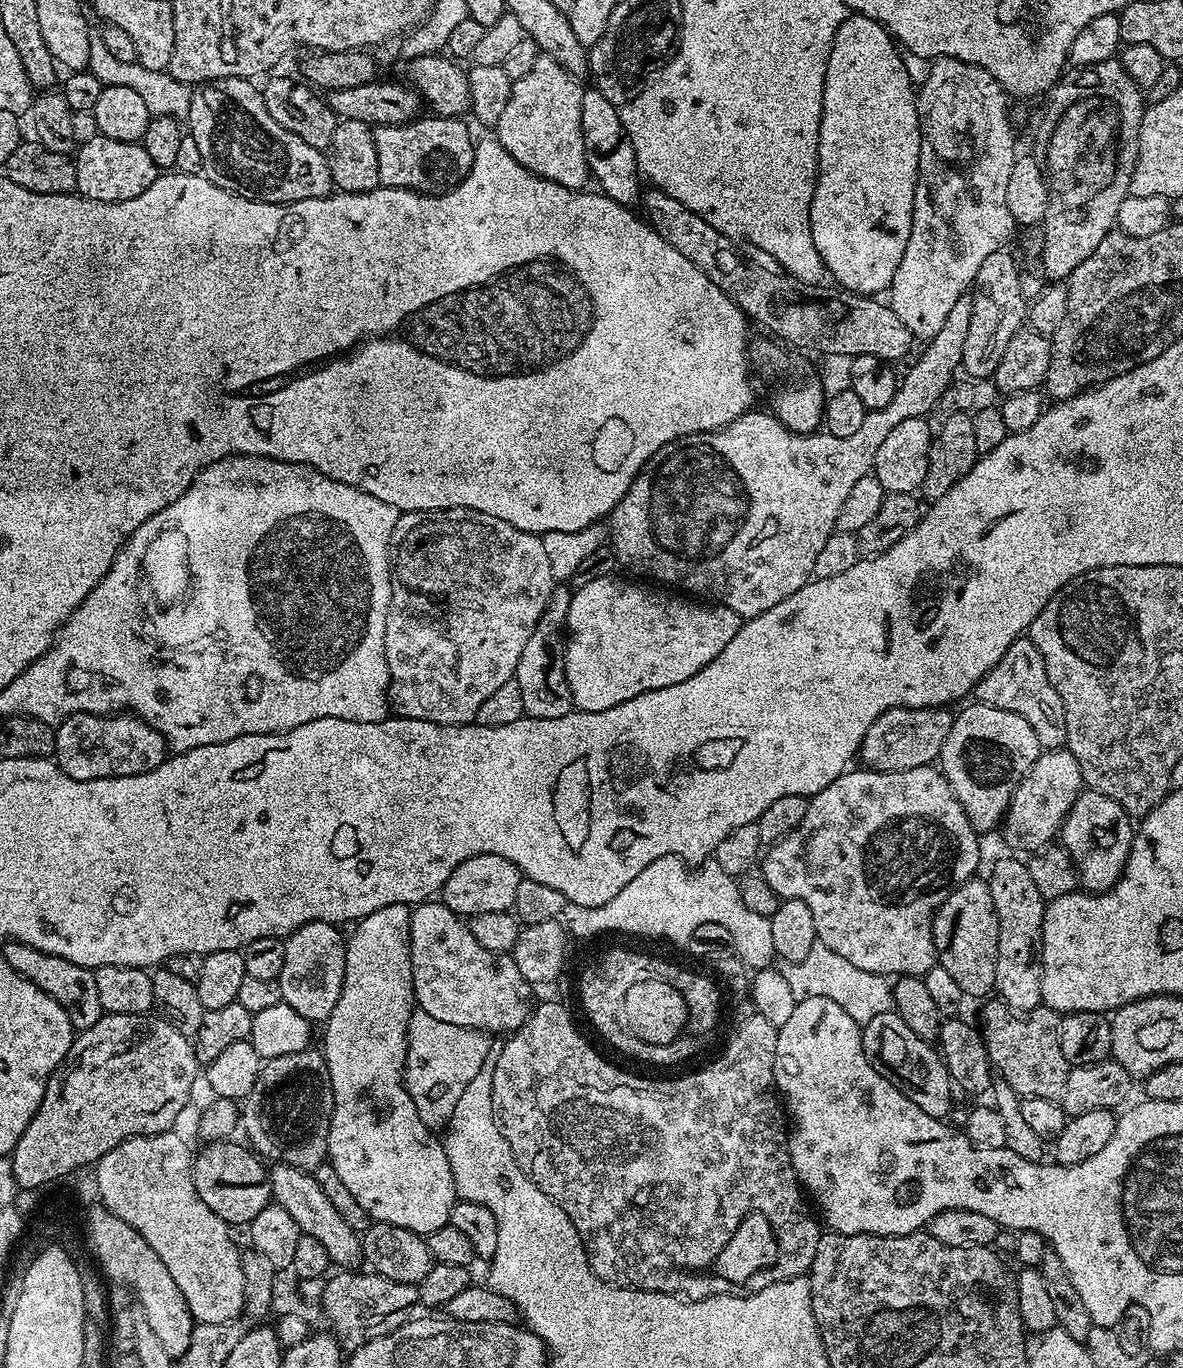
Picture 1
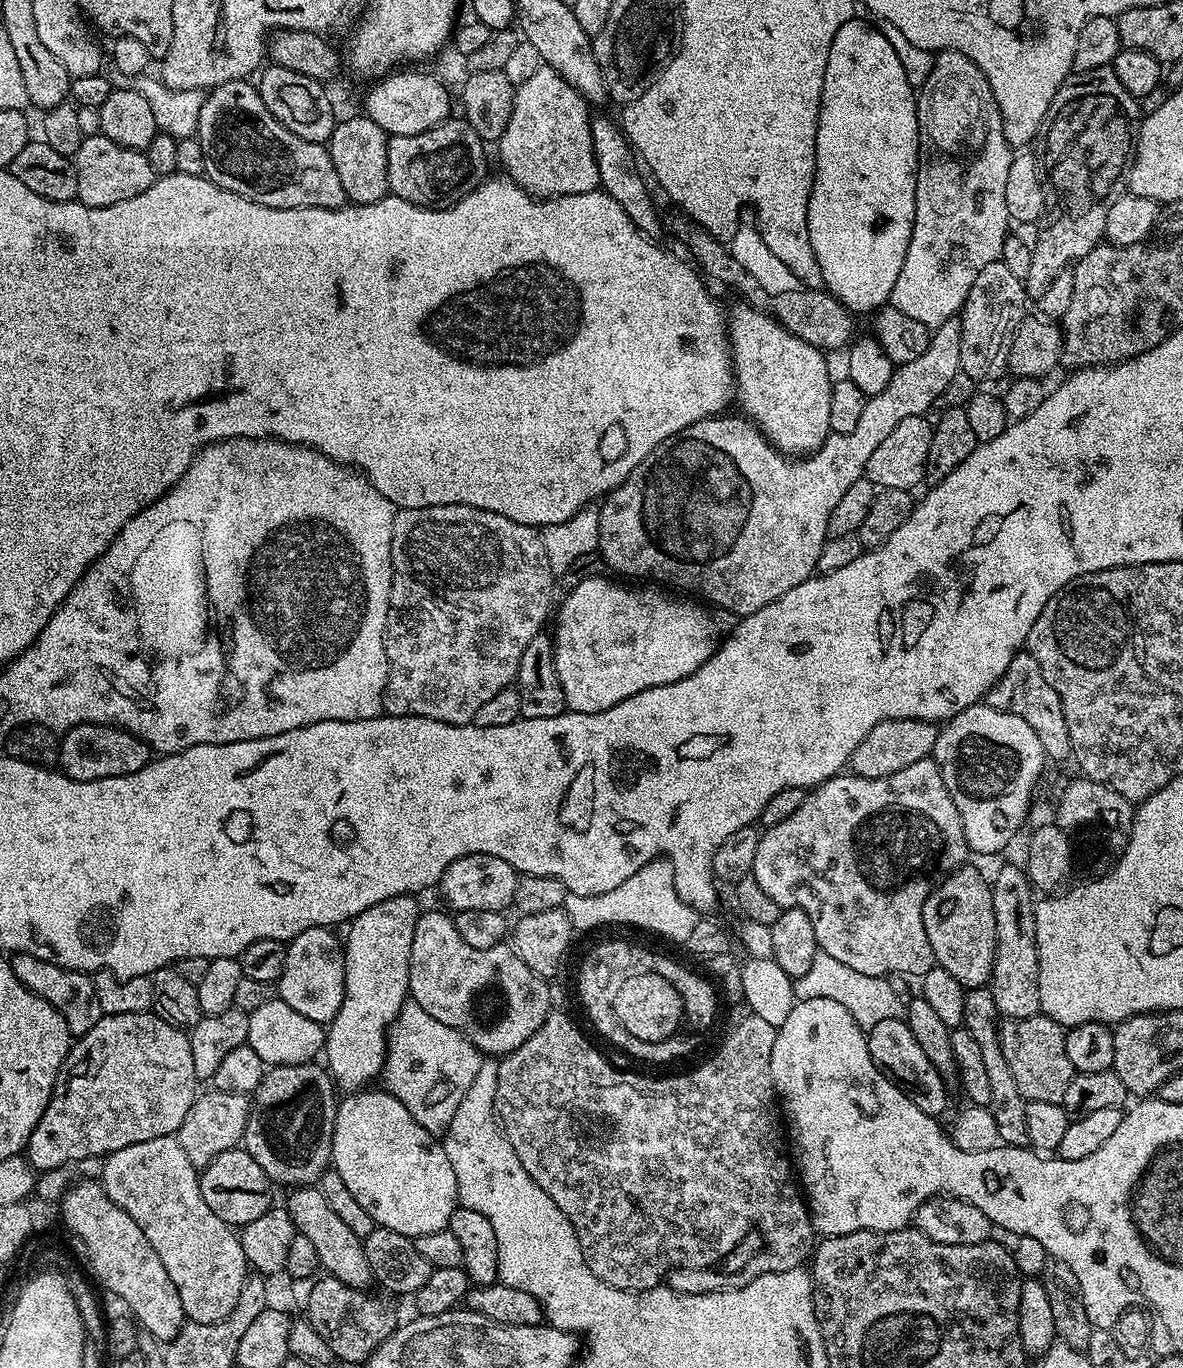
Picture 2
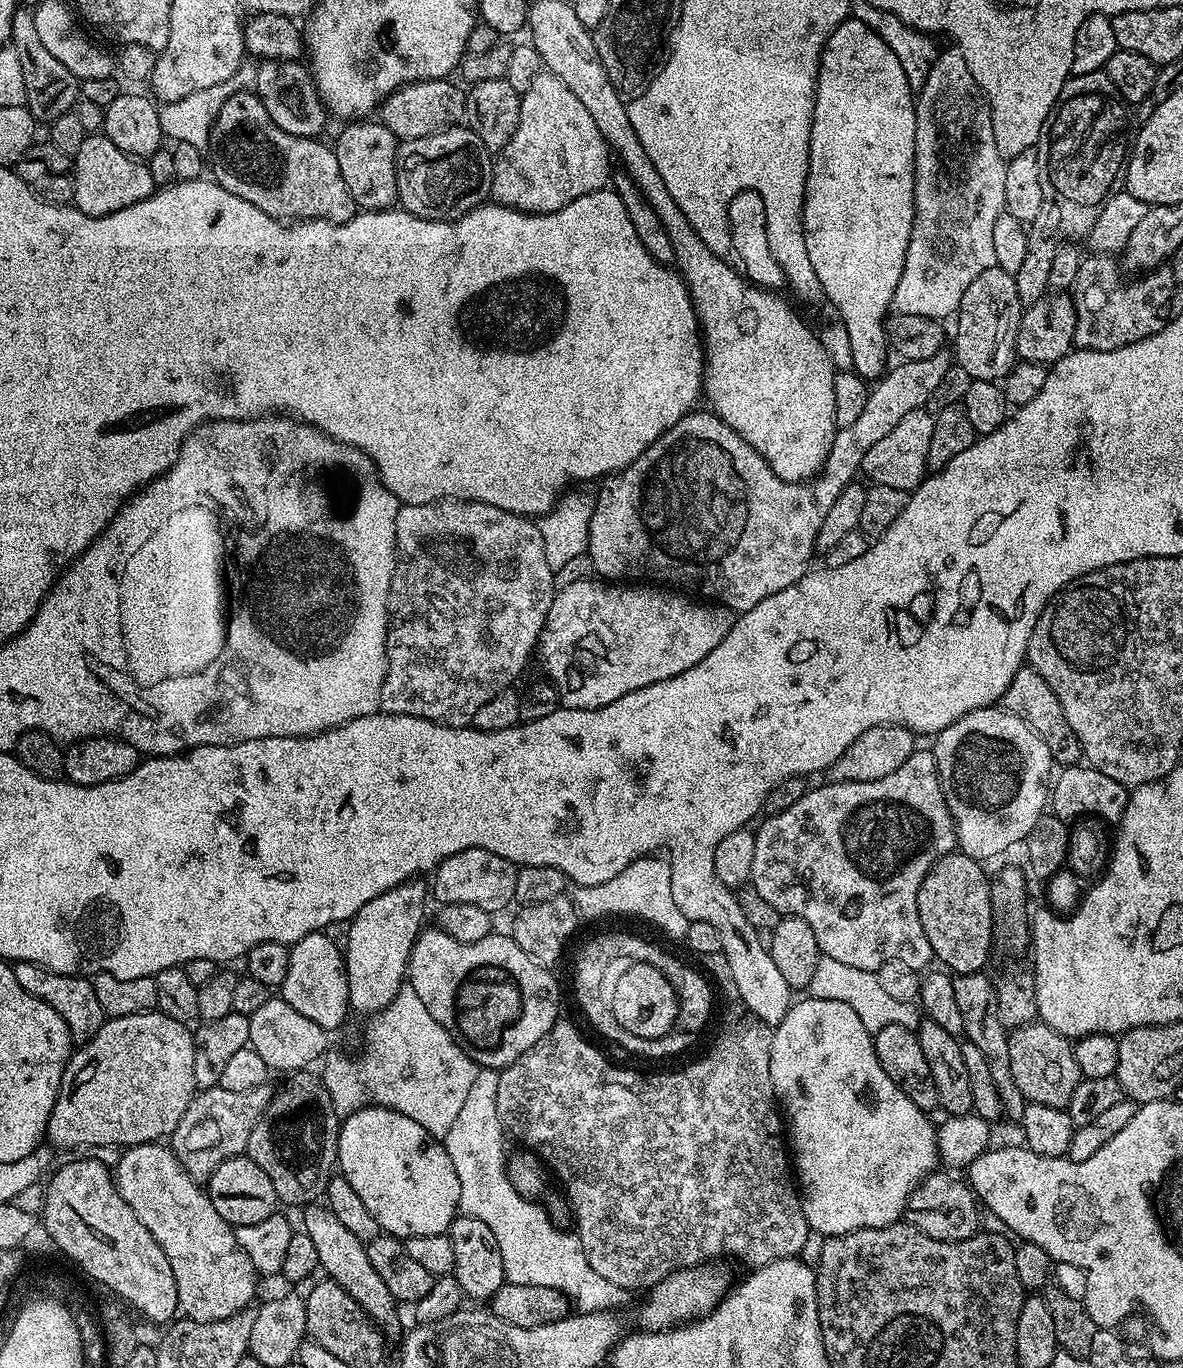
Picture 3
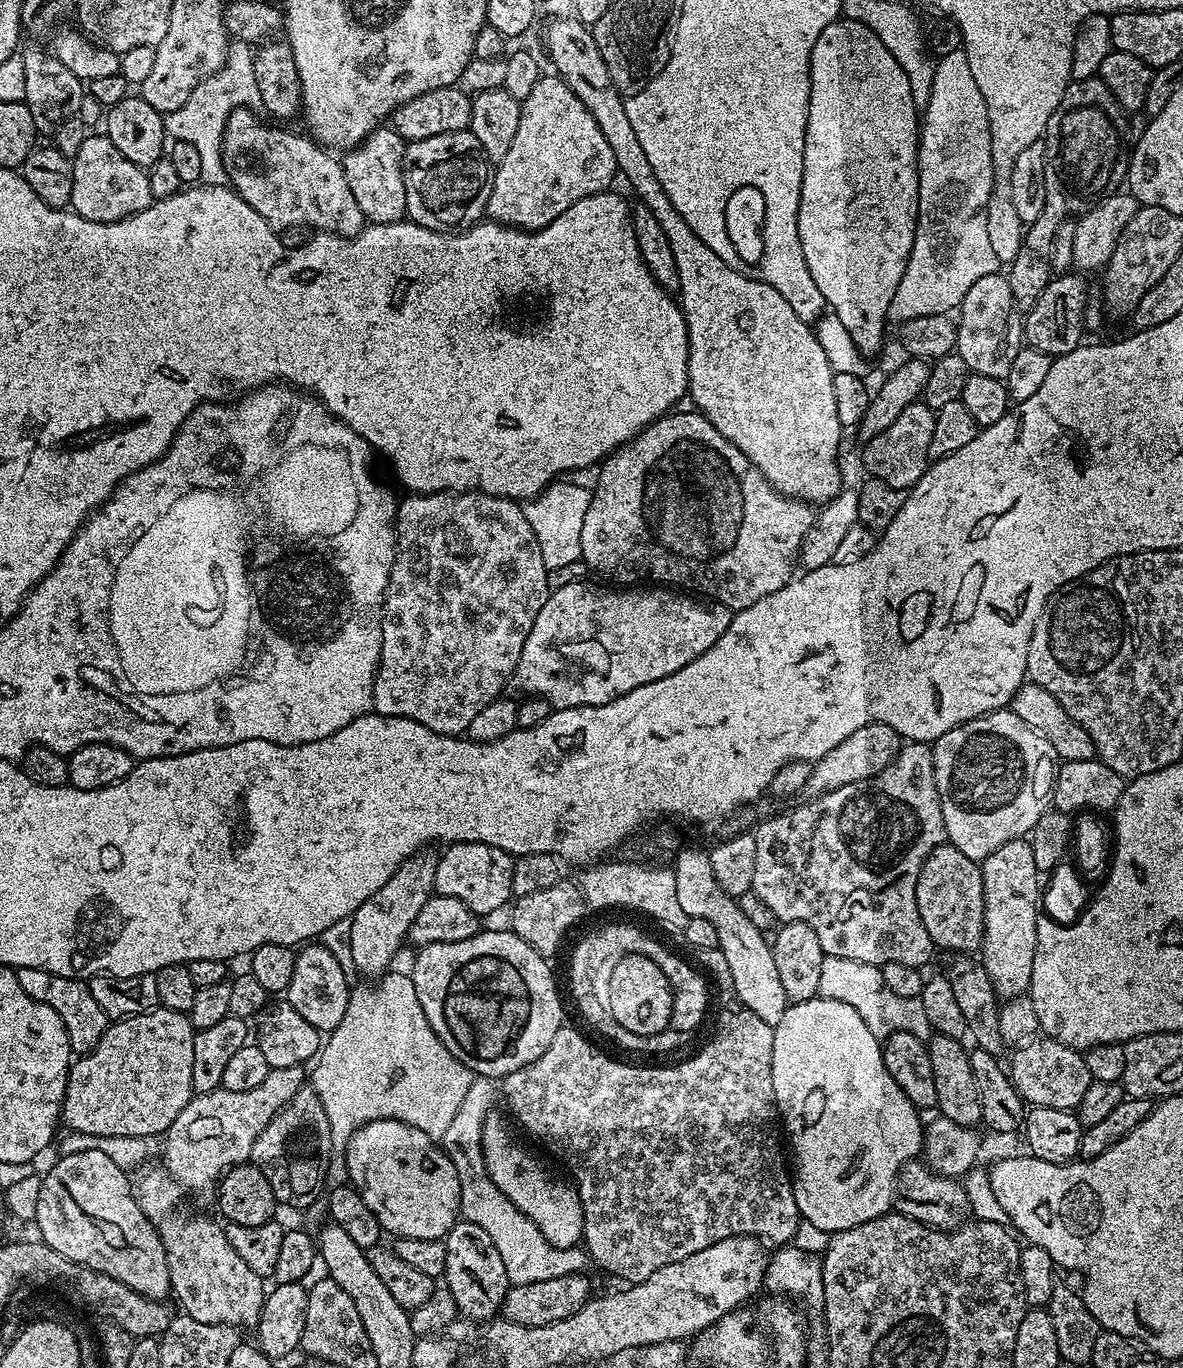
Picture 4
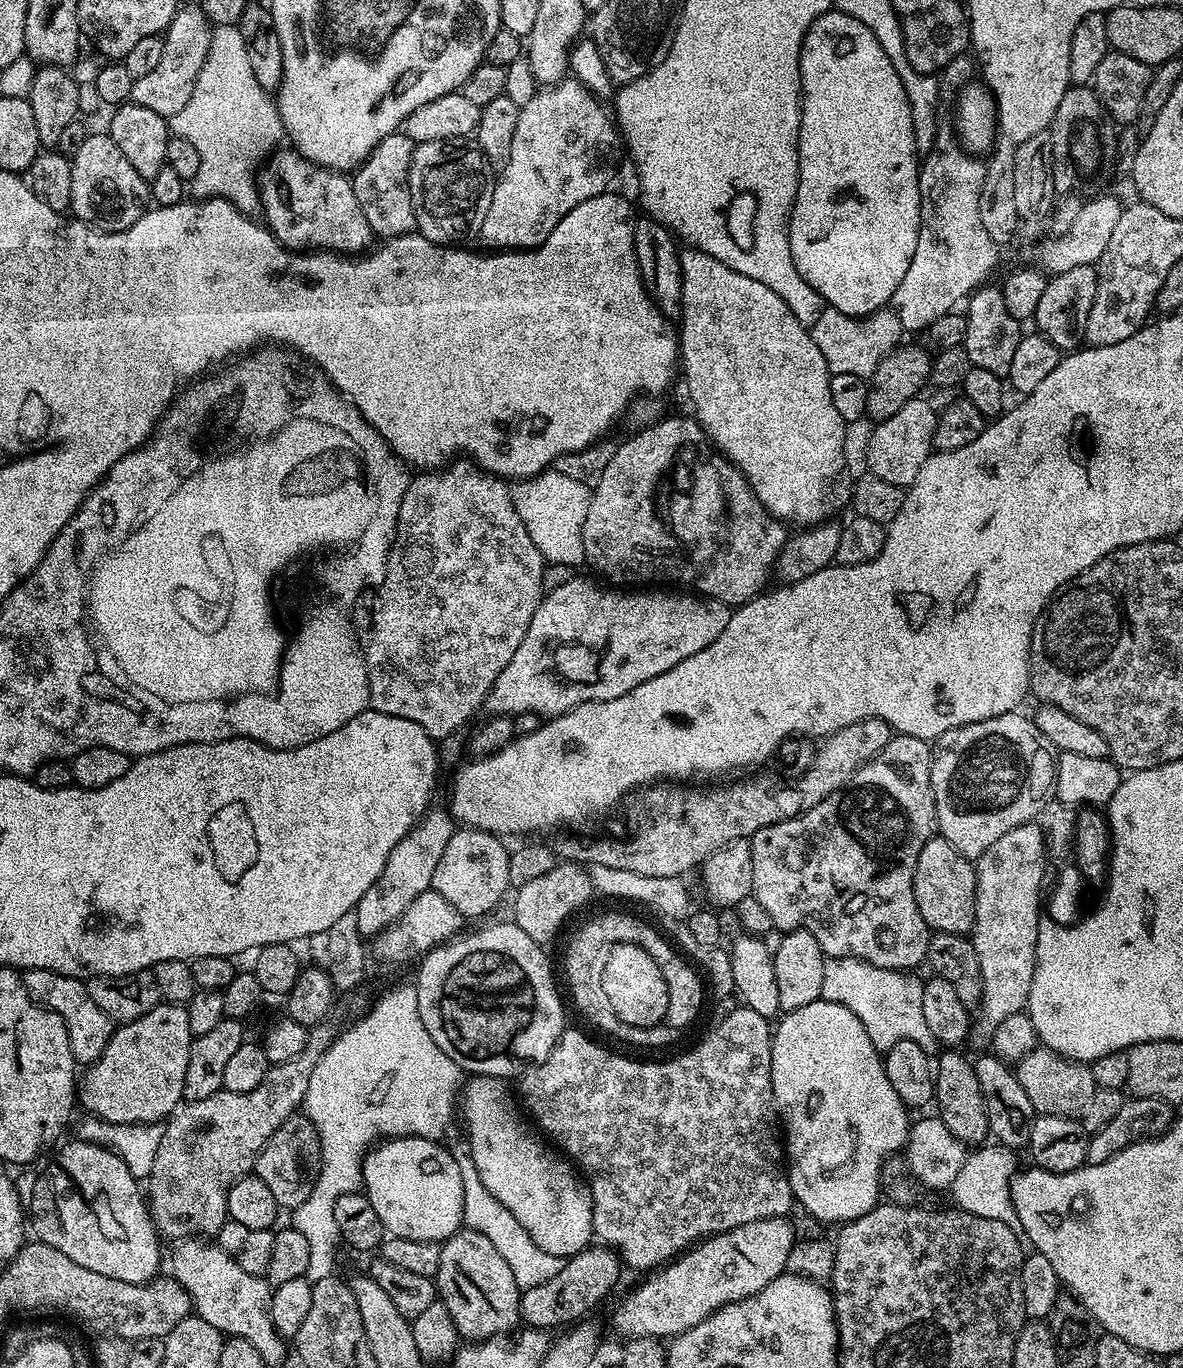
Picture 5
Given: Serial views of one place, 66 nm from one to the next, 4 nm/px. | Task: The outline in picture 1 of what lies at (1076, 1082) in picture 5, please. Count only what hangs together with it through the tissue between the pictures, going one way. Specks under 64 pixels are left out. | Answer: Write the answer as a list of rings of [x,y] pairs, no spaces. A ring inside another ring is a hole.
[[[999,998],[989,999],[988,1002],[980,1012],[978,1024],[984,1033],[988,1057],[999,1079],[1008,1082],[1021,1098],[1033,1096],[1059,1100],[1070,1067],[1066,1054],[1062,1054],[1062,1042],[1058,1038],[1061,1013],[1041,1006],[1023,1014],[1014,1014]]]

